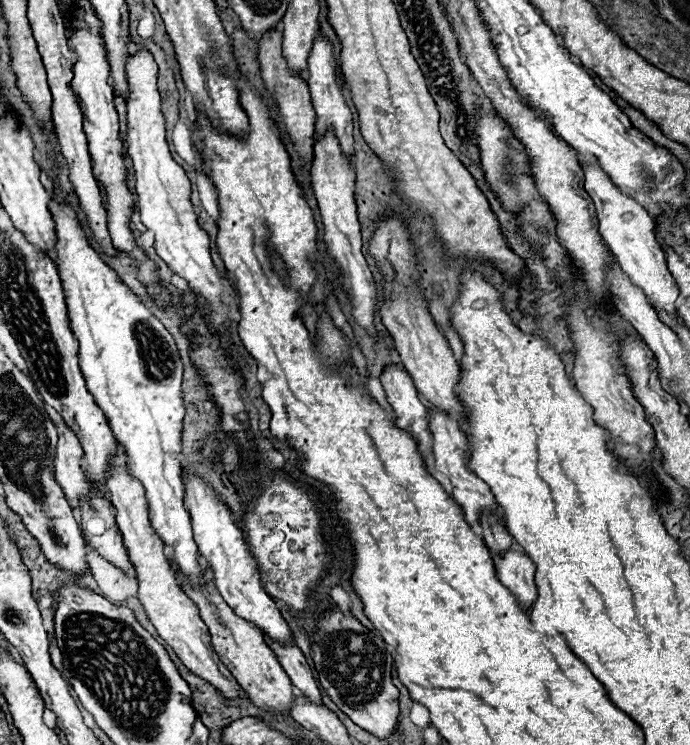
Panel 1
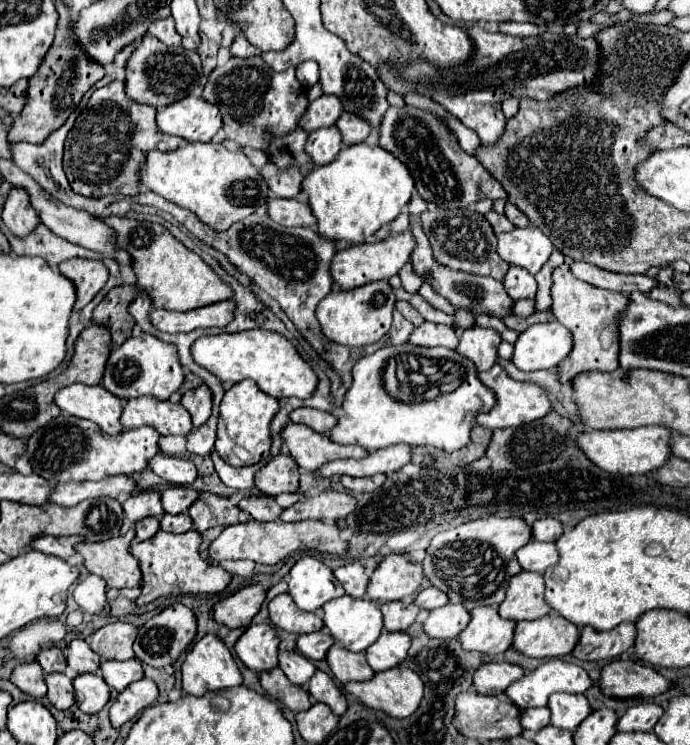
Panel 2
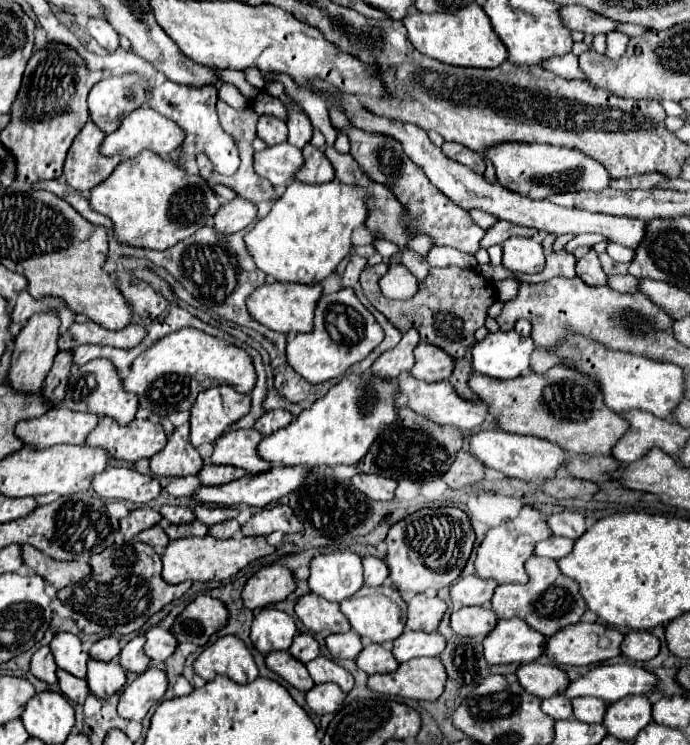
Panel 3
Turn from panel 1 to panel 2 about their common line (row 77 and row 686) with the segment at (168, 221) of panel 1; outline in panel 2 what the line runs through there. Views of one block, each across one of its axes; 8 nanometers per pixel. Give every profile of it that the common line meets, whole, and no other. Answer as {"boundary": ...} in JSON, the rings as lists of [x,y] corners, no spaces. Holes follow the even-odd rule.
{"boundary":[[[142,678],[132,682],[124,692],[118,694],[114,704],[110,706],[110,722],[112,726],[120,728],[128,720],[132,720],[140,710],[154,704],[158,698],[158,688],[152,680]]]}

